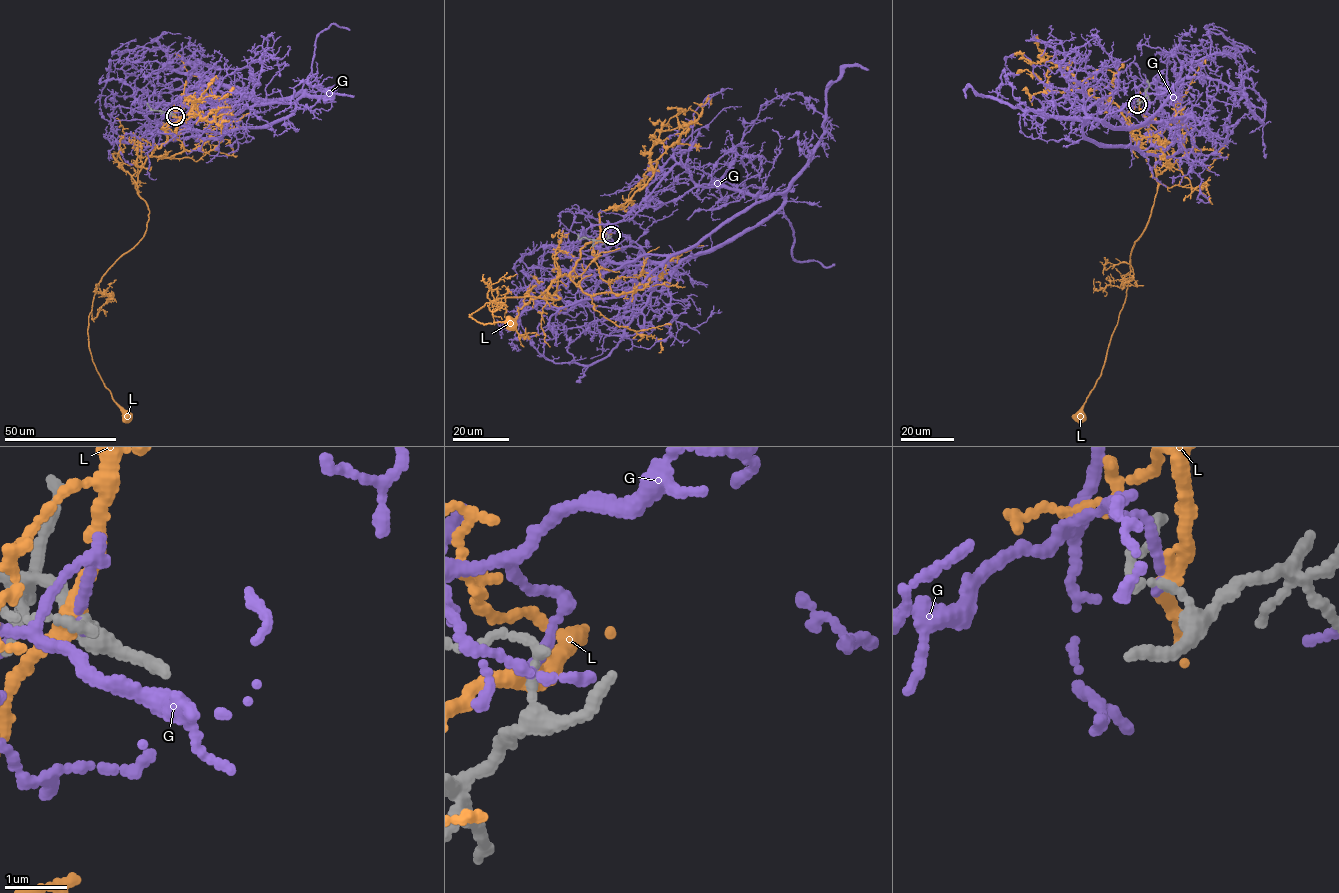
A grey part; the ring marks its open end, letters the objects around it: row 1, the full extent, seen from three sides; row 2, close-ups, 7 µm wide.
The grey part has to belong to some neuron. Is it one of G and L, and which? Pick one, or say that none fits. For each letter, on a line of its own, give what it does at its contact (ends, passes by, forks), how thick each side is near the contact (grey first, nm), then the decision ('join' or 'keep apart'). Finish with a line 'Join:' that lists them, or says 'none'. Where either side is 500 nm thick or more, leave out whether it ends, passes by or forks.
G: it ends there; 150 nm thick on the grey side, 140 nm on the other; keep apart
L: it passes by; 190 nm thick on the grey side, 240 nm on the other; keep apart
Join: none

